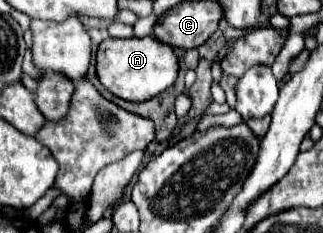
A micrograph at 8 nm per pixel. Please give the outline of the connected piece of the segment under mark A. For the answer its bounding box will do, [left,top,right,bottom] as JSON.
[97,38,179,102]

